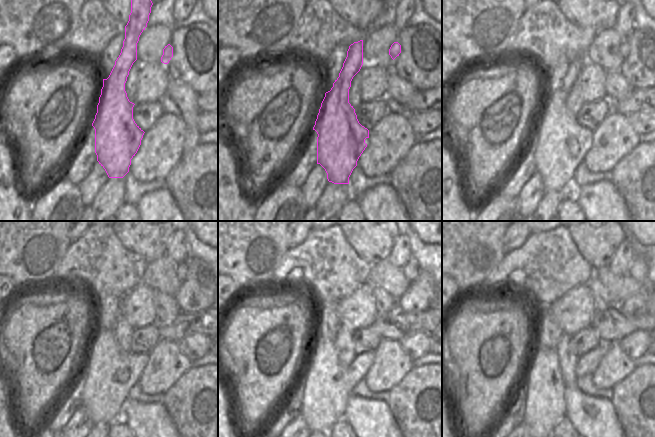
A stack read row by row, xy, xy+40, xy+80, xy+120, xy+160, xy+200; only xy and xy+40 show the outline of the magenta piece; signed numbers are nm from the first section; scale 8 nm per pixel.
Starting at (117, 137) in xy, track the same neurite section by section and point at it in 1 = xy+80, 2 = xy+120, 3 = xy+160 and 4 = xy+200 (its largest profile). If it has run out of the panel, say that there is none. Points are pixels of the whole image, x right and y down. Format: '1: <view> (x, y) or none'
1: xy+80 (561, 142)
2: xy+120 (109, 373)
3: xy+160 (327, 384)
4: xy+200 (545, 406)

